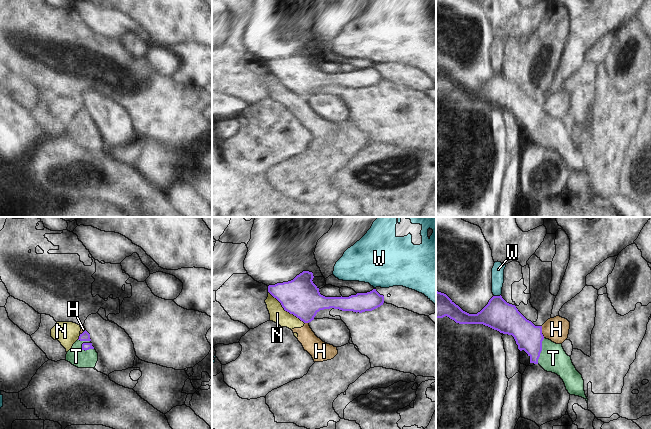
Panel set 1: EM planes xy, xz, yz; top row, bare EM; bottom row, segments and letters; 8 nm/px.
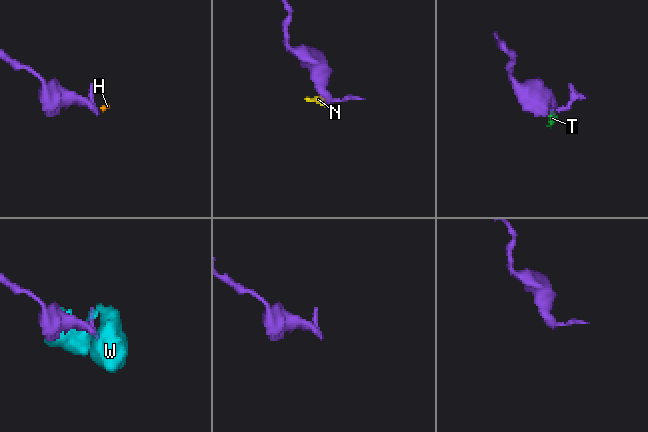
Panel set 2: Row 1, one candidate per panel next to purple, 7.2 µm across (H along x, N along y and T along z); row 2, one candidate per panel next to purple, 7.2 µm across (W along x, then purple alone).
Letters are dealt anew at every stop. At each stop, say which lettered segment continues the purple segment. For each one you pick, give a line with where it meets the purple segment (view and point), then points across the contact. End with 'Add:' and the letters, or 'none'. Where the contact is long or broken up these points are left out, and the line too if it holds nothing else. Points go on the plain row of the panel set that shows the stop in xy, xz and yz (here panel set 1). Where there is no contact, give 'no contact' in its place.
T: contact xy (82, 124); way xy (85, 122), (82, 124), (76, 132)
Add: T

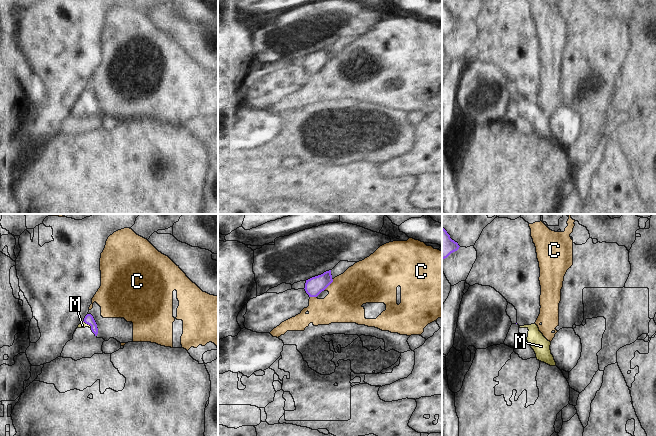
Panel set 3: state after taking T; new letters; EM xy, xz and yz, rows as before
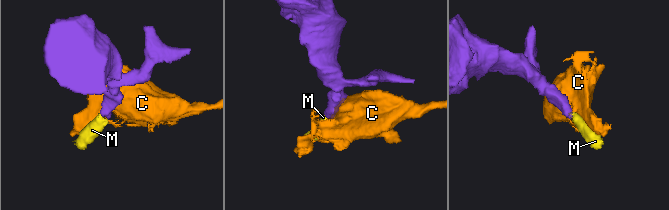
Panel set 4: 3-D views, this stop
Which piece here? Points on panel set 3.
M: contact xy (87, 99); way xy (88, 95), (87, 99), (82, 101)
Add: M

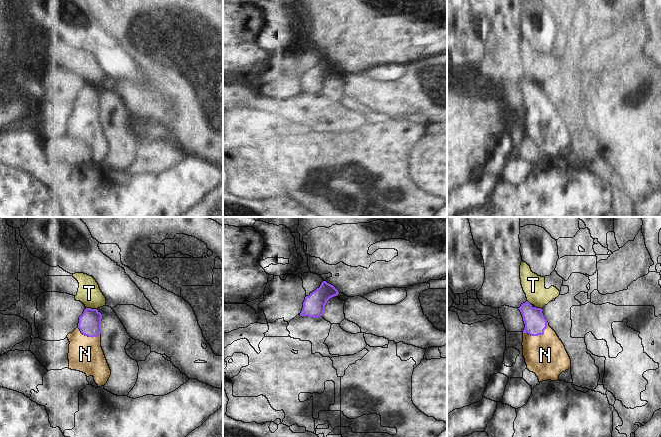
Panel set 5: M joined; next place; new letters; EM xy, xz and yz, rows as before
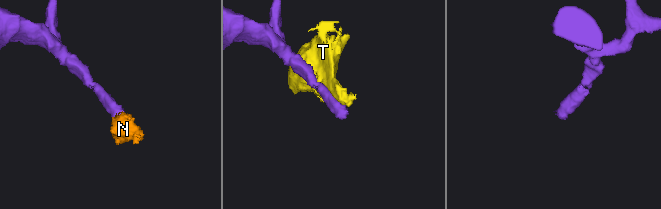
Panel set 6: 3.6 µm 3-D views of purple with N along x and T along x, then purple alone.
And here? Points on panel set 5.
N: contact yz (538, 110); way yz (535, 99), (538, 110), (545, 131)
Add: N

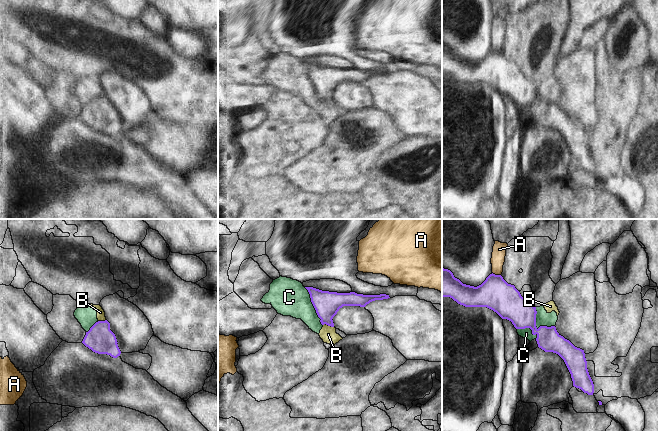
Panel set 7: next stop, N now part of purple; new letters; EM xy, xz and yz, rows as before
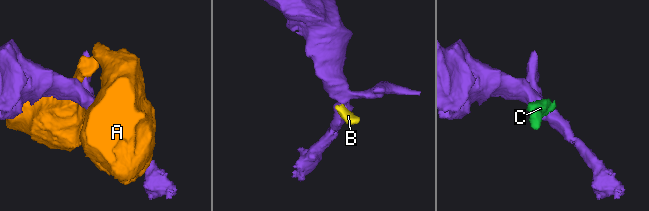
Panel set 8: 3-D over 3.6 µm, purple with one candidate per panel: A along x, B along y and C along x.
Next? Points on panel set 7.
Add: none

